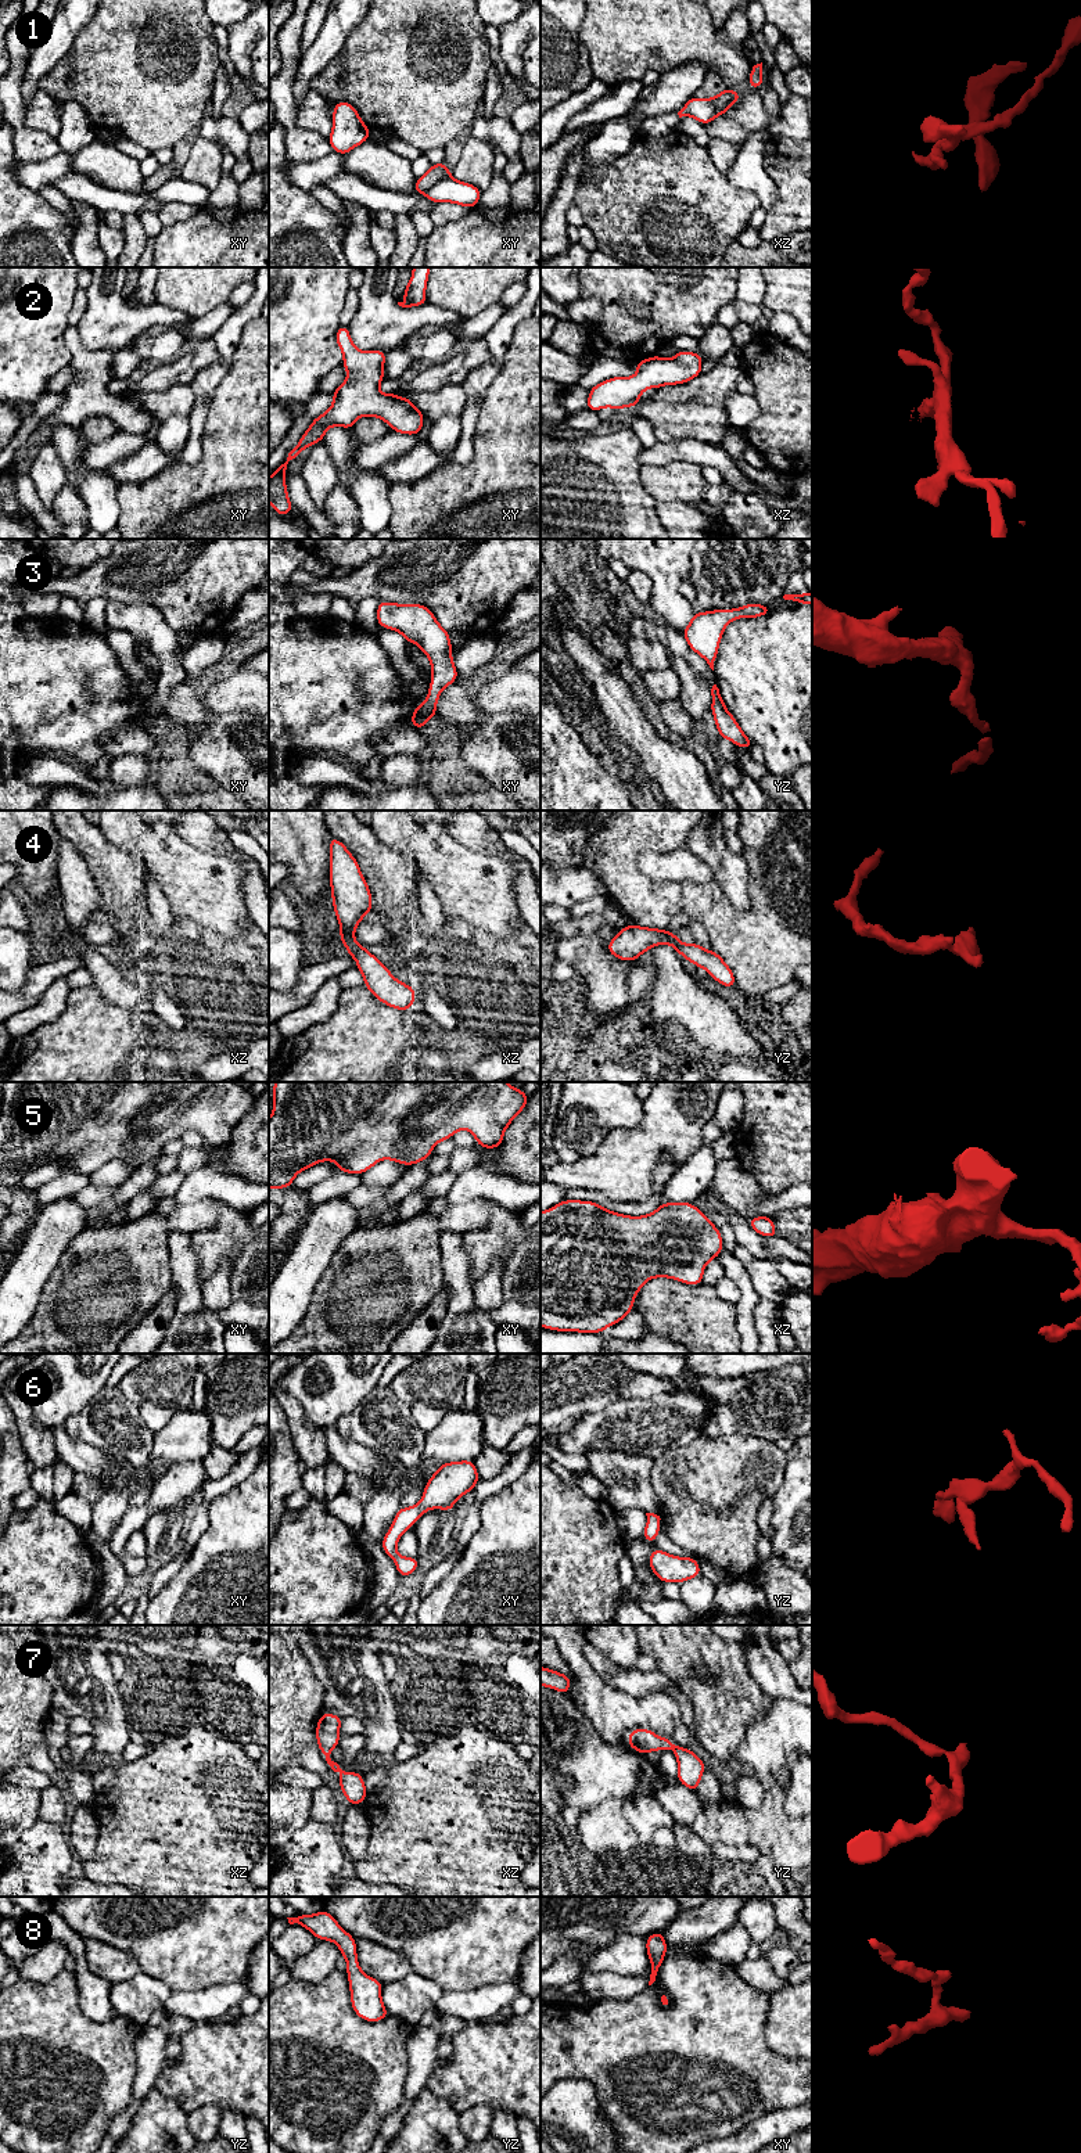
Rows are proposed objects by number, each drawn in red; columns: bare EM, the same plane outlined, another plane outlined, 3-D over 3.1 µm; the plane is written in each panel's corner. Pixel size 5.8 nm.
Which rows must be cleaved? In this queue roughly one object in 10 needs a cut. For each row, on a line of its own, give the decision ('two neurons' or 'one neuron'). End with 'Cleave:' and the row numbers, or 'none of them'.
1: two neurons
2: one neuron
3: one neuron
4: one neuron
5: one neuron
6: one neuron
7: one neuron
8: one neuron
Cleave: 1

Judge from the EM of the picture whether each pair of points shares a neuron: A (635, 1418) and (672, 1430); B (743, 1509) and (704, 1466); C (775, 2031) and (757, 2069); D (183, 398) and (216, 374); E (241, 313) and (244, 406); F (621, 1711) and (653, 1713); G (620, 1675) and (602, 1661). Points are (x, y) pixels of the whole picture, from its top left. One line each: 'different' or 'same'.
A: same
B: same
C: different
D: different
E: different
F: same
G: same

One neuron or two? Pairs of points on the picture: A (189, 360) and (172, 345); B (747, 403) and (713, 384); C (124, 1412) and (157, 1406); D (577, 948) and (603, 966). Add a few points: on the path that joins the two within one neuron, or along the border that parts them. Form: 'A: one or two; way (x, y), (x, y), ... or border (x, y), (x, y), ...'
A: two; border (187, 348), (167, 363)
B: two; border (736, 391), (725, 403), (729, 427)
C: two; border (117, 1387), (137, 1408), (143, 1423), (153, 1433)
D: one; way (584, 953), (596, 966)

